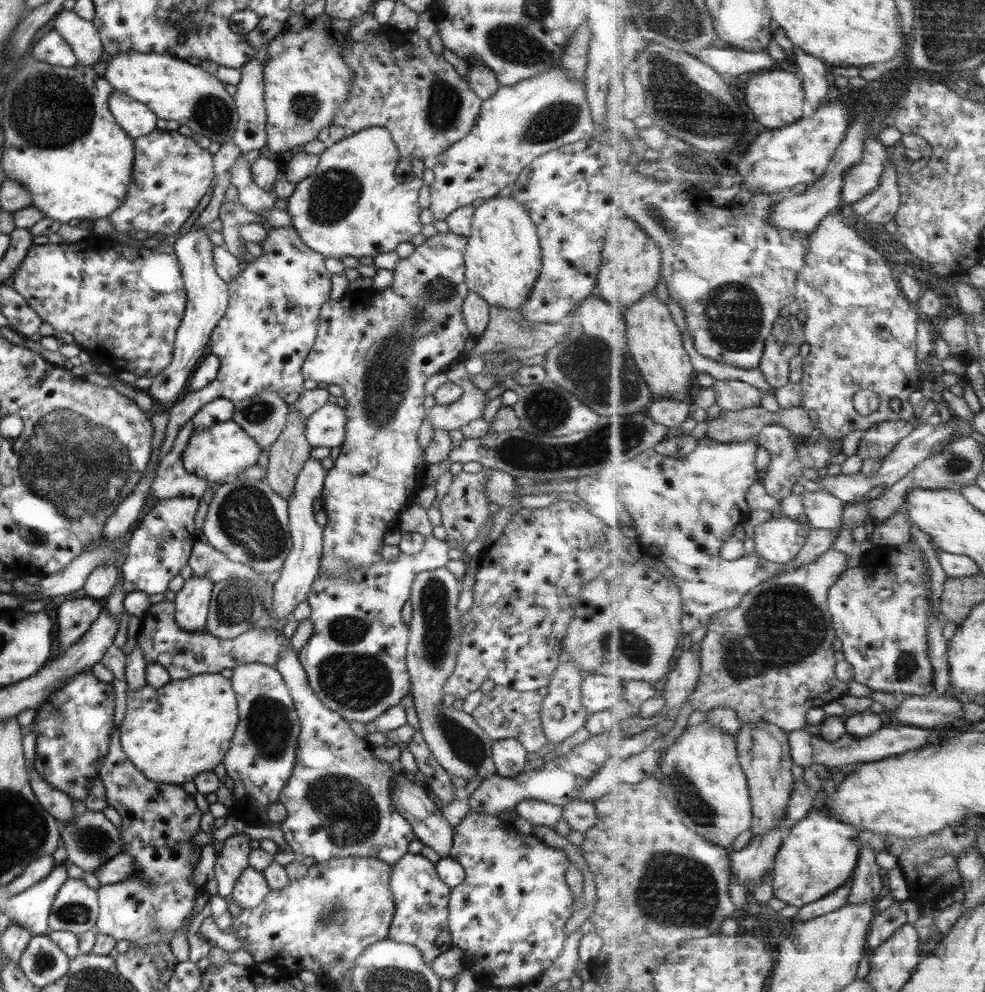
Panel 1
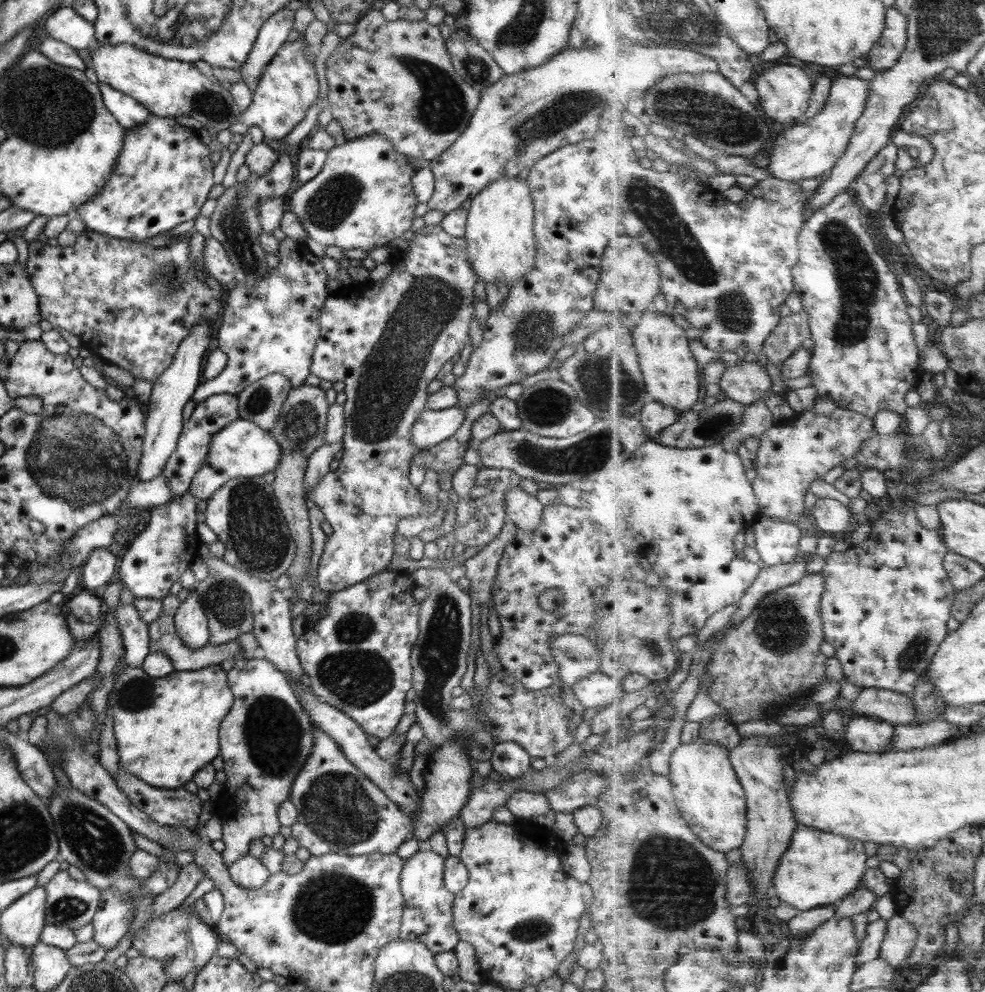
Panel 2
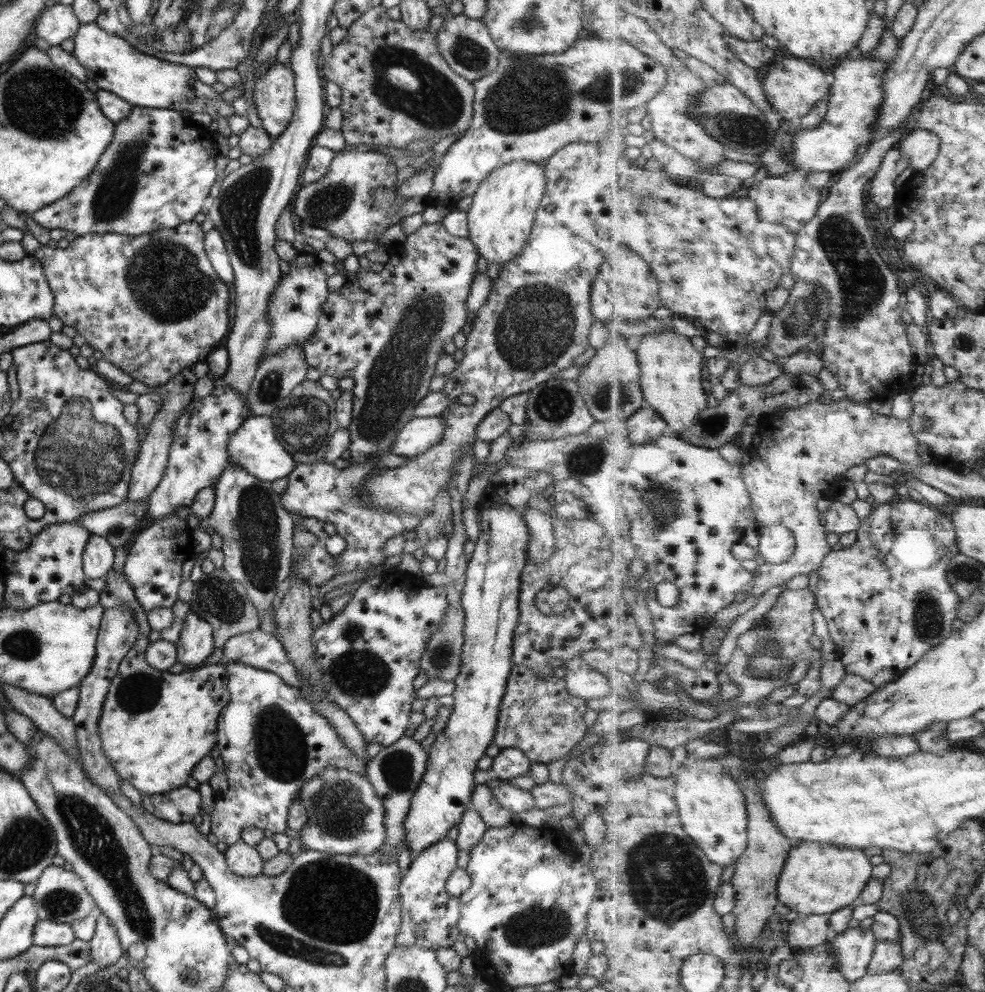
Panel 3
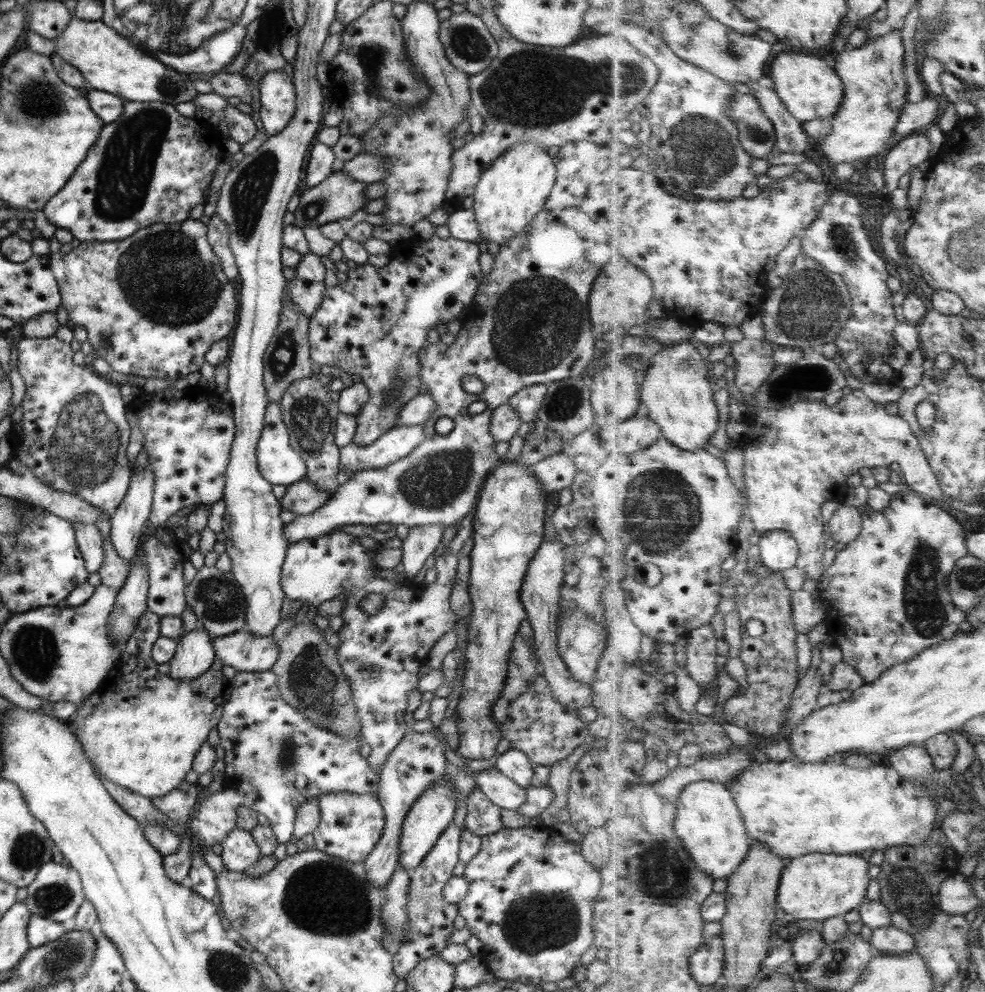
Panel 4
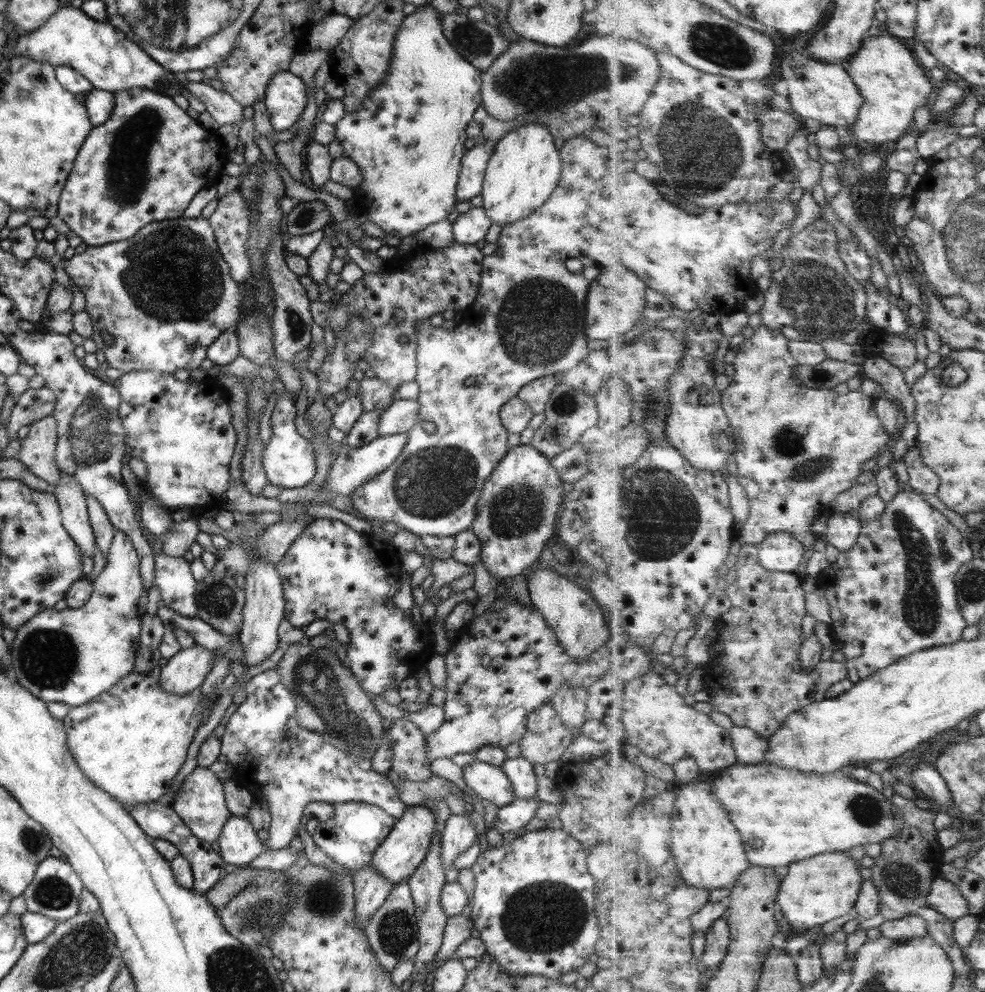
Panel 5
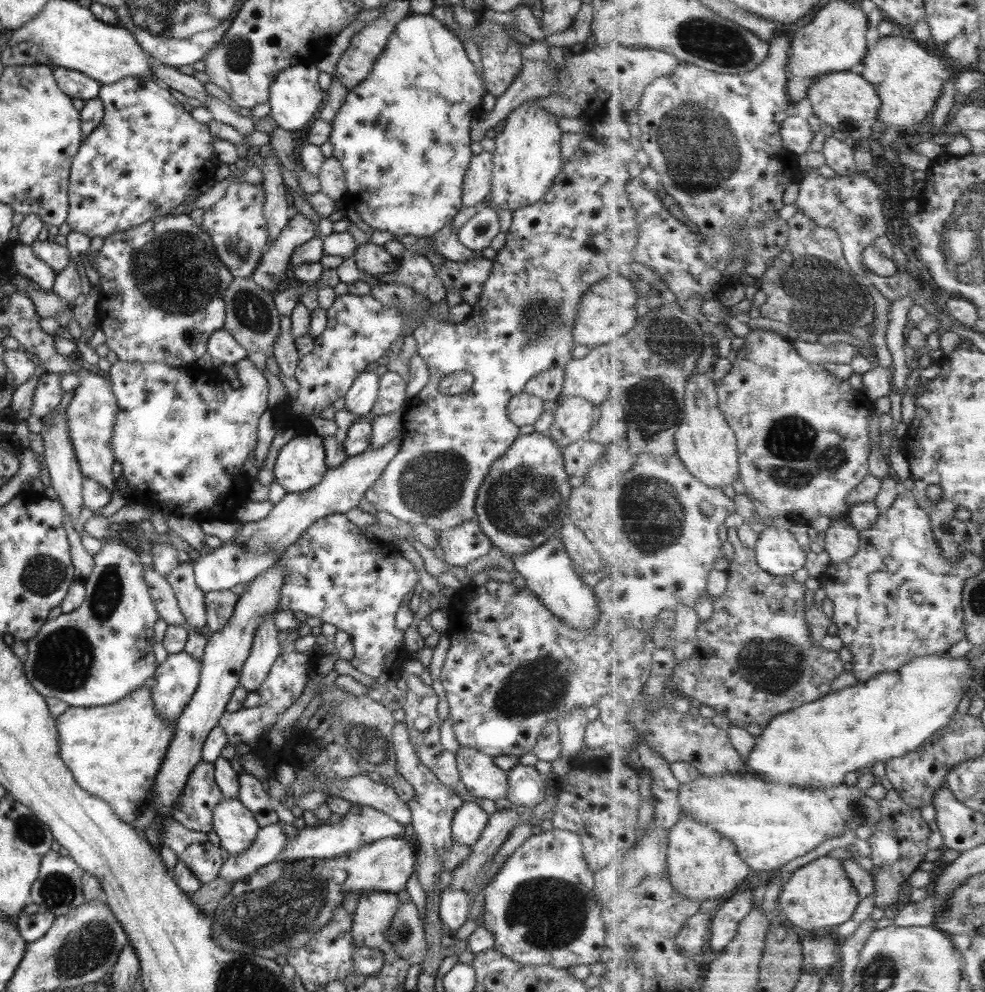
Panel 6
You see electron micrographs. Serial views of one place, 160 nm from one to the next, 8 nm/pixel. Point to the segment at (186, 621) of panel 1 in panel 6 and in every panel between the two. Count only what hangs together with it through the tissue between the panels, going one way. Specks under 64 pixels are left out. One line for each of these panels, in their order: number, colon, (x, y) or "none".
2: (190, 623)
3: (194, 644)
4: (194, 652)
5: (184, 672)
6: (174, 680)

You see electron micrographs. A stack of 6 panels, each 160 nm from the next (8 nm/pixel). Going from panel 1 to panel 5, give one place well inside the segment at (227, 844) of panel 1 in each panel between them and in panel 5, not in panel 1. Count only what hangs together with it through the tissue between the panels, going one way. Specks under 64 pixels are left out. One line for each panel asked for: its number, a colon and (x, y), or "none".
2: (265, 738)
3: (270, 740)
4: (275, 759)
5: (276, 761)

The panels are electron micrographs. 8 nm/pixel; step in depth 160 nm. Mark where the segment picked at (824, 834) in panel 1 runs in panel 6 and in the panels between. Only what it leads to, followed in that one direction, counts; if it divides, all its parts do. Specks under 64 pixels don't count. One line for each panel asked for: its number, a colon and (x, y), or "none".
2: (818, 869)
3: (818, 878)
4: (817, 886)
5: (817, 890)
6: (820, 894)

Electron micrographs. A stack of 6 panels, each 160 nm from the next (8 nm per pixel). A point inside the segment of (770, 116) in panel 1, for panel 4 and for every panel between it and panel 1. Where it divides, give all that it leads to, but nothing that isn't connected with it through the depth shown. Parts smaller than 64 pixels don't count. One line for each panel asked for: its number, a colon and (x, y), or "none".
2: (784, 91)
3: (794, 86)
4: (811, 90)

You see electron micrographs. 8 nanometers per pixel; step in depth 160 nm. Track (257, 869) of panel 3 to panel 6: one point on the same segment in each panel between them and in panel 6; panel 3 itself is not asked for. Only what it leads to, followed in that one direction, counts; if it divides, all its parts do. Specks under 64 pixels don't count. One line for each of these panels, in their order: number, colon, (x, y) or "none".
4: (239, 851)
5: (238, 844)
6: (234, 825)

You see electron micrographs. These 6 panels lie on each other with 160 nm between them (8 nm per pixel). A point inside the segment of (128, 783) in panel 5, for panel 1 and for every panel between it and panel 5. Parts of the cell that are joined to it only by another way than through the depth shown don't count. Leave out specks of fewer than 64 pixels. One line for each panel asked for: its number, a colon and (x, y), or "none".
1: (170, 734)
2: (166, 728)
3: (154, 726)
4: (141, 729)

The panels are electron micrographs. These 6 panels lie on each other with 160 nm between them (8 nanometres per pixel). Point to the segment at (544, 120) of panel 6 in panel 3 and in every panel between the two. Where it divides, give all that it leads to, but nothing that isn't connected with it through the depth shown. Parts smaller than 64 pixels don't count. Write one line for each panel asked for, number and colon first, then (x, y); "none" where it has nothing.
3: (499, 219)
4: (509, 193)
5: (524, 168)

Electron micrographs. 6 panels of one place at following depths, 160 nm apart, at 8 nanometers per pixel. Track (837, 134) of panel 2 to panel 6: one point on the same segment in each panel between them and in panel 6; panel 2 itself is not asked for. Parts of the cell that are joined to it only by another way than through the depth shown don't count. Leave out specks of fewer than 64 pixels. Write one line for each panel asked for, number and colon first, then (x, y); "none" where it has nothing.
3: (856, 95)
4: (864, 126)
5: (894, 84)
6: (909, 77)

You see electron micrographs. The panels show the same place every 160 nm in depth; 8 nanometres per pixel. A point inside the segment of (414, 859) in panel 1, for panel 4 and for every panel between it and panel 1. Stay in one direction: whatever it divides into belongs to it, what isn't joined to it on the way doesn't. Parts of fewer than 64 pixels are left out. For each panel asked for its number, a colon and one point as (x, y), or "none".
2: (426, 917)
3: (429, 915)
4: (429, 916)

